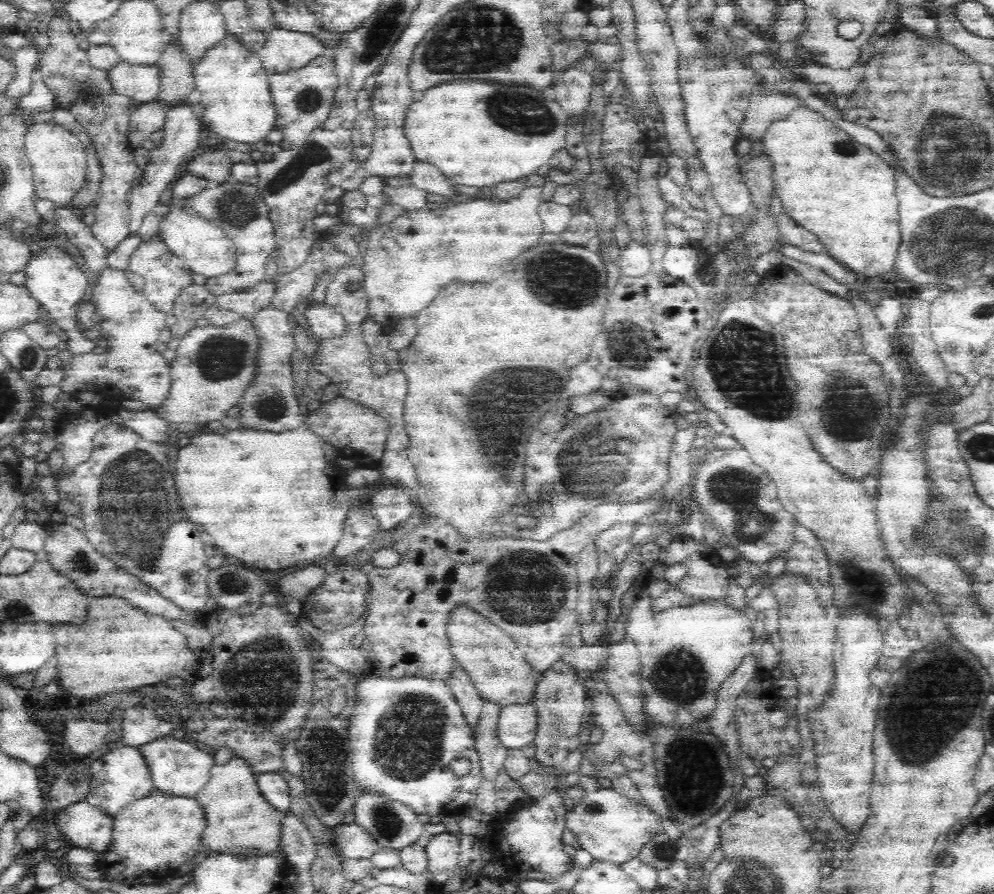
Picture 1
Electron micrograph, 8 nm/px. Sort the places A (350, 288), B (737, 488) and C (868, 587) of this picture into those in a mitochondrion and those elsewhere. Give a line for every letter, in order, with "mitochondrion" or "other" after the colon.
A: mitochondrion
B: mitochondrion
C: mitochondrion

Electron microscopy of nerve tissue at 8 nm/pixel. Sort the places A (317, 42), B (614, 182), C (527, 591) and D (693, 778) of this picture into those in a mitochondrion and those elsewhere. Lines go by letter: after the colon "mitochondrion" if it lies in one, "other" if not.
A: other
B: other
C: mitochondrion
D: mitochondrion

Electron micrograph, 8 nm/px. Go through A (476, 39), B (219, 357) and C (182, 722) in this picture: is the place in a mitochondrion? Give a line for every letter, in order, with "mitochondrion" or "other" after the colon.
A: mitochondrion
B: mitochondrion
C: other

